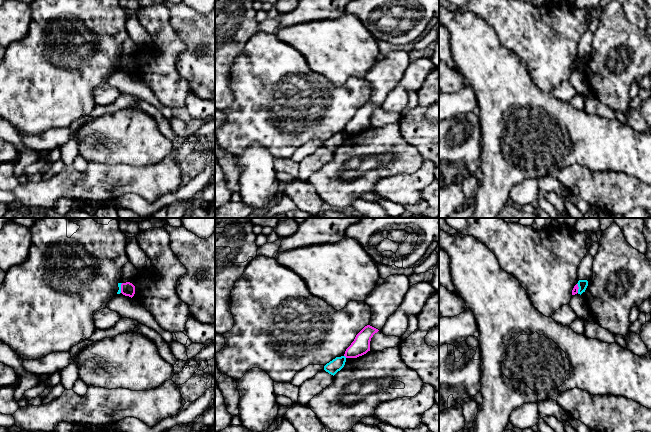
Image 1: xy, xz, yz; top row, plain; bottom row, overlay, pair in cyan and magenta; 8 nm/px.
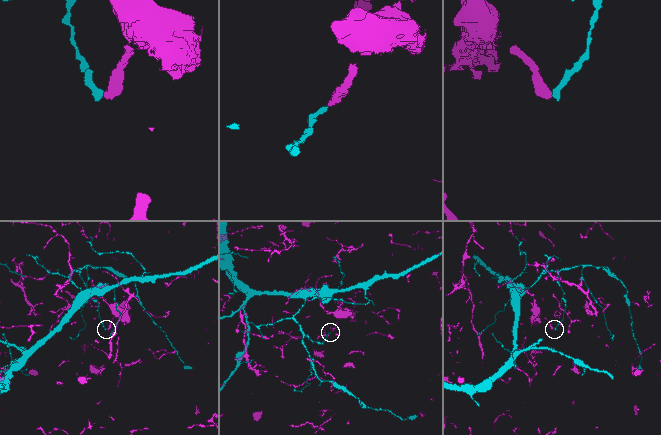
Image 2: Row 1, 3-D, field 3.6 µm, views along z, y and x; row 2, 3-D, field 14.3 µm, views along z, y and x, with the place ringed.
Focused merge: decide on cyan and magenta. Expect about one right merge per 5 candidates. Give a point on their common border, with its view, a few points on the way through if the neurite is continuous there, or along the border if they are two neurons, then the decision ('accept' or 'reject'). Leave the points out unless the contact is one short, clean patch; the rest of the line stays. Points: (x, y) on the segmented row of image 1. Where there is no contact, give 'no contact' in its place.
contact xy (120, 288); reject

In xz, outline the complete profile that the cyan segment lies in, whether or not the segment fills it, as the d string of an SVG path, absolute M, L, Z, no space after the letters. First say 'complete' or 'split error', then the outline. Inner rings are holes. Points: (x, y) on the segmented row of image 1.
complete | M345 356L336 357L324 366L324 370L334 376L338 371L340 371L344 367L345 362Z

